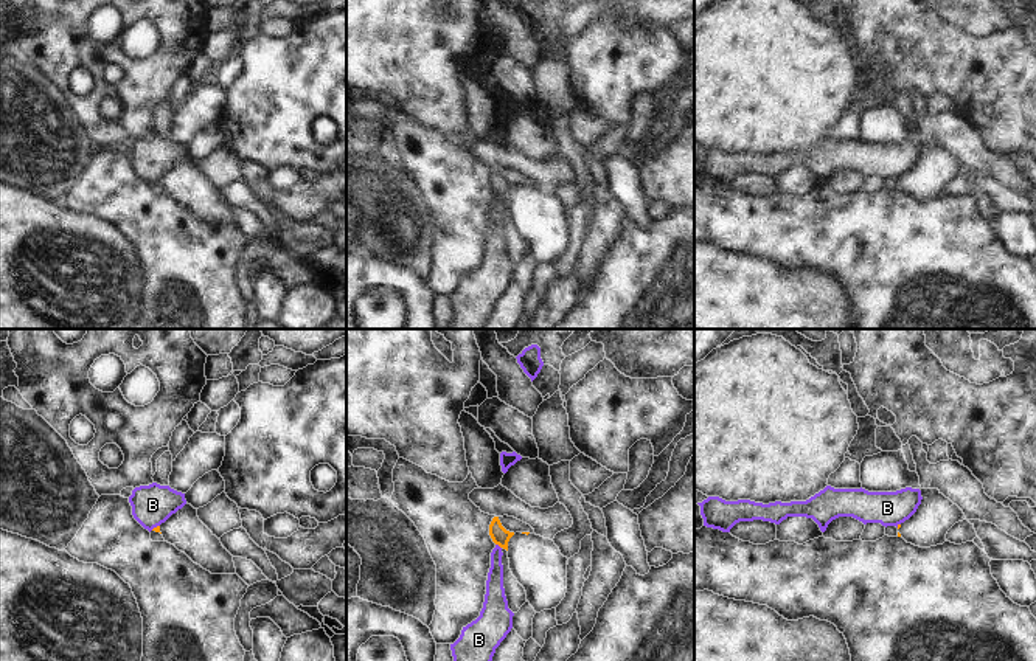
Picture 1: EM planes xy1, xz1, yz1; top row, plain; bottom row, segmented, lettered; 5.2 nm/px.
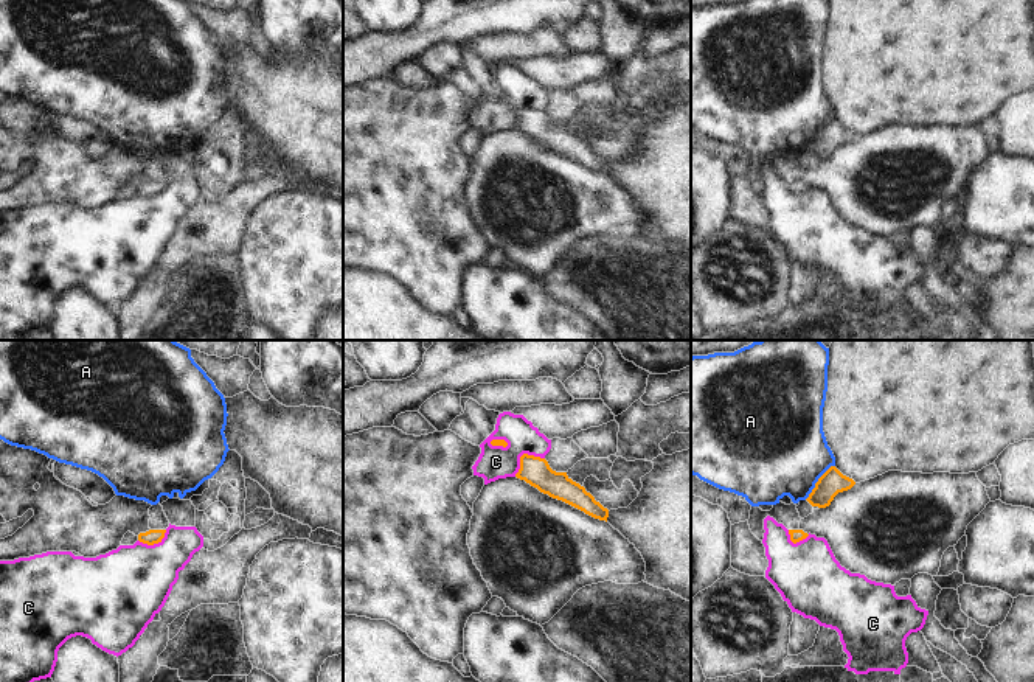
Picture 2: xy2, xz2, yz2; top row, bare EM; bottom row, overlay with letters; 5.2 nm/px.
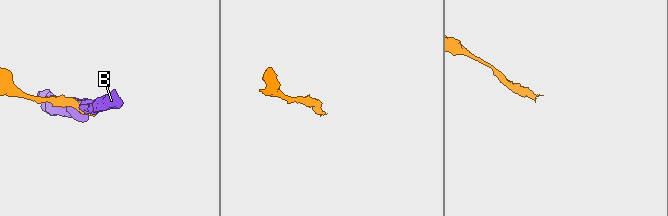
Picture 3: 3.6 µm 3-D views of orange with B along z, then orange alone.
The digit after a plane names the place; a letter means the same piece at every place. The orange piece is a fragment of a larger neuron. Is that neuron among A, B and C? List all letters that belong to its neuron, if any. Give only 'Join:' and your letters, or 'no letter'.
Join: no letter.

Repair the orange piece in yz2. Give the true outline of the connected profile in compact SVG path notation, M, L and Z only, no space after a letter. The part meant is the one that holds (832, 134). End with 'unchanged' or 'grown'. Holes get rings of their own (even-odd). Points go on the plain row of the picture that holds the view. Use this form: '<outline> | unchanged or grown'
M831 118L815 135L815 140L806 151L812 158L826 160L838 144L848 143L855 134L843 127L835 118Z | unchanged

